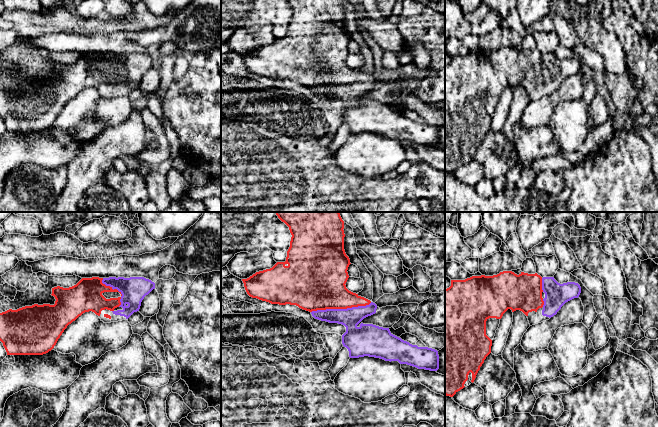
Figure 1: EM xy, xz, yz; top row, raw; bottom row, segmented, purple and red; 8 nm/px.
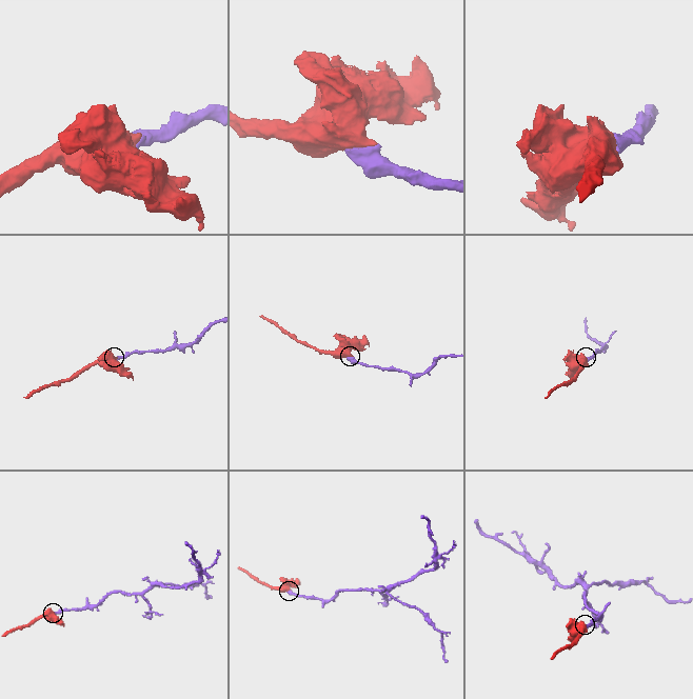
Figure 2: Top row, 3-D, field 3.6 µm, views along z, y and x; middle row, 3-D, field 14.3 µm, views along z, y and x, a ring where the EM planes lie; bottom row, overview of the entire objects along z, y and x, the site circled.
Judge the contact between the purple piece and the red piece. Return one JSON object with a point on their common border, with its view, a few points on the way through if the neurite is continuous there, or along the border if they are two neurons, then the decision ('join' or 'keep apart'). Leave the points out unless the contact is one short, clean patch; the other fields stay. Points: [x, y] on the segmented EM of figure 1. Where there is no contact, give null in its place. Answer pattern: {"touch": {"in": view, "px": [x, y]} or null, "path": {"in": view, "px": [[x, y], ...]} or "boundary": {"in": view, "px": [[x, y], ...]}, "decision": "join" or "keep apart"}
{"touch": {"in": "xz", "px": [341, 309]}, "decision": "join"}

